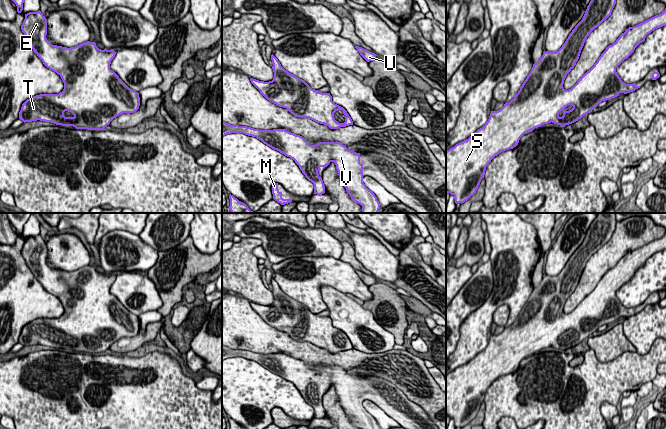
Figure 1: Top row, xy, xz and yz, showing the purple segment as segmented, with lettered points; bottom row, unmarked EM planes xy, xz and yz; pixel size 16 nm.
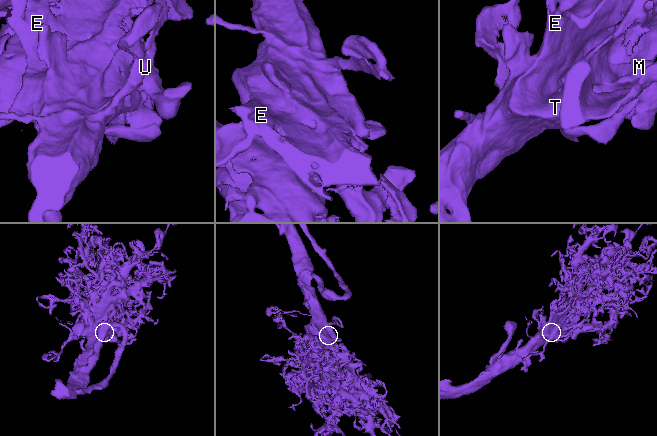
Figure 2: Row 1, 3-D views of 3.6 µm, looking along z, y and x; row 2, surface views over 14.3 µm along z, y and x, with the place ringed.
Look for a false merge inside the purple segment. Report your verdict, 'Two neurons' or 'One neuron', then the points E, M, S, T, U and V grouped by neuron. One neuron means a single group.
One neuron. Groups: E M S T U V

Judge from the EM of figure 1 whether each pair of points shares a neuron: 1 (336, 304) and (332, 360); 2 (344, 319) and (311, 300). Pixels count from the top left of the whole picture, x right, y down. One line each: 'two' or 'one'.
1: two
2: two

